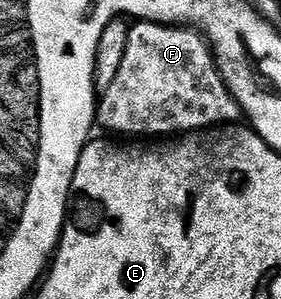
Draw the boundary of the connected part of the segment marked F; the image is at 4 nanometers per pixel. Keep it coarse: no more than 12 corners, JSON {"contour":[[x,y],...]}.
{"contour":[[132,23],[97,100],[119,138],[234,124],[202,32]]}

